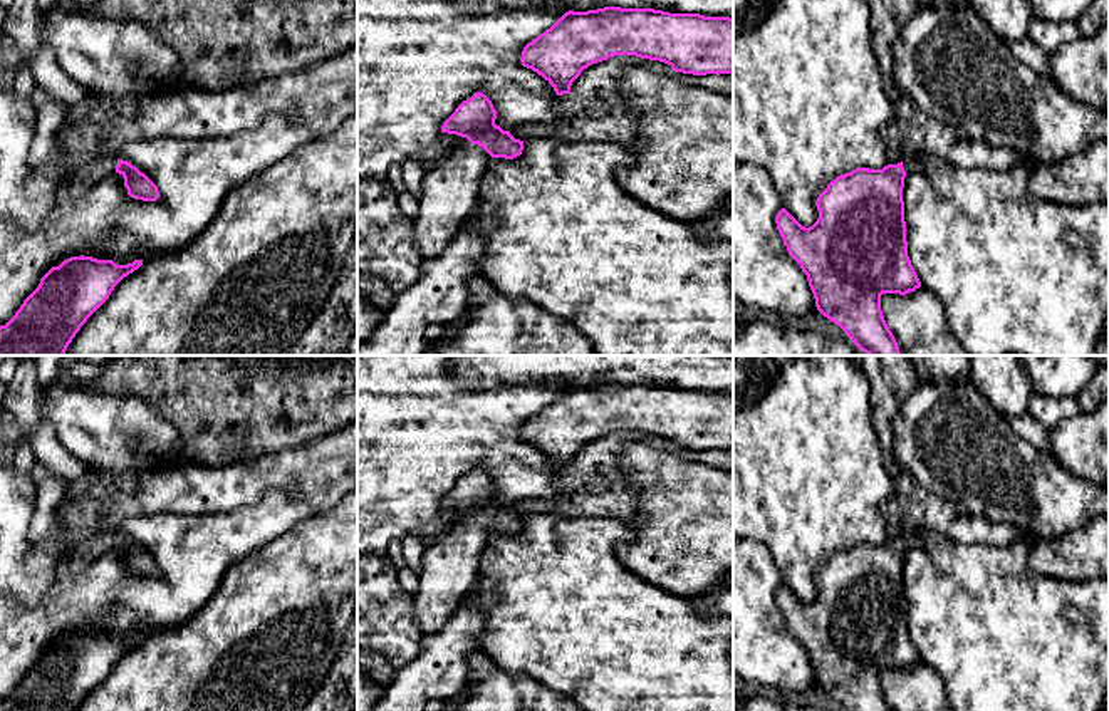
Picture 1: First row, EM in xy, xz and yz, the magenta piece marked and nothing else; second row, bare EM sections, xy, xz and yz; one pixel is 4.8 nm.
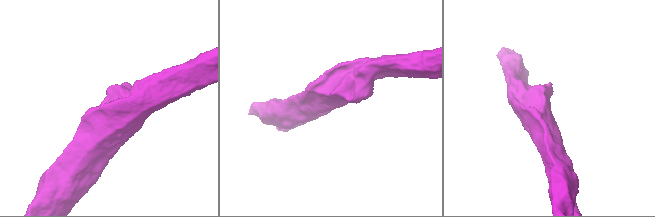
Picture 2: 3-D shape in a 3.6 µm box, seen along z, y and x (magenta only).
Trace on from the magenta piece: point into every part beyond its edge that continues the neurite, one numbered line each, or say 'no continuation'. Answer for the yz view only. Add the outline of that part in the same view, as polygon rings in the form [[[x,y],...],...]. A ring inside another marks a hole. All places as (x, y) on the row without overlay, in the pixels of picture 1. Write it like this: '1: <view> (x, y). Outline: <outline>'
1: yz (911, 539). Outline: [[[909,530],[903,537],[903,543],[904,543],[906,550],[911,550],[911,548],[921,547],[923,540],[921,540],[921,537],[914,530]]]

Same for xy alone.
1: xy (83, 552). Outline: [[[104,530],[92,537],[70,543],[70,568],[81,568],[97,560],[107,550],[116,548],[117,532]]]

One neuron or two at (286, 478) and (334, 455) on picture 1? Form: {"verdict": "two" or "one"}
{"verdict": "one"}

